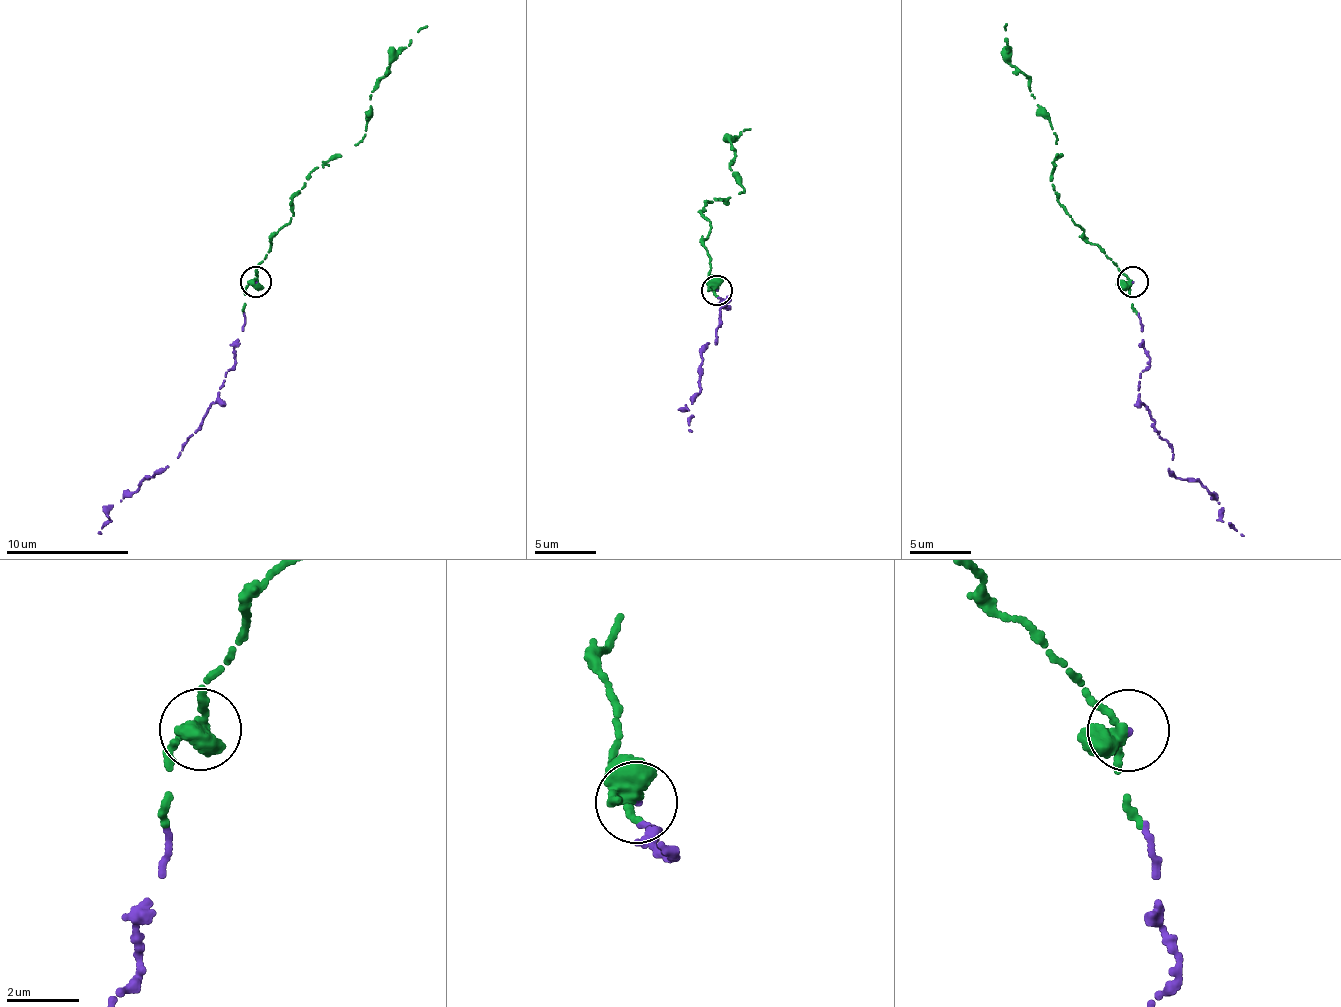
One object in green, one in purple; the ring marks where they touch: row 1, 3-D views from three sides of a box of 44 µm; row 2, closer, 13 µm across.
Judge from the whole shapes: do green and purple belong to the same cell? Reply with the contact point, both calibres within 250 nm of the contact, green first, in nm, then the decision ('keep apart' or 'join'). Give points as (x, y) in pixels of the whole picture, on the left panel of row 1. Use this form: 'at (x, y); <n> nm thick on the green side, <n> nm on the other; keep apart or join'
at (255, 281); 320 nm thick on the green side, 90 nm on the other; join

